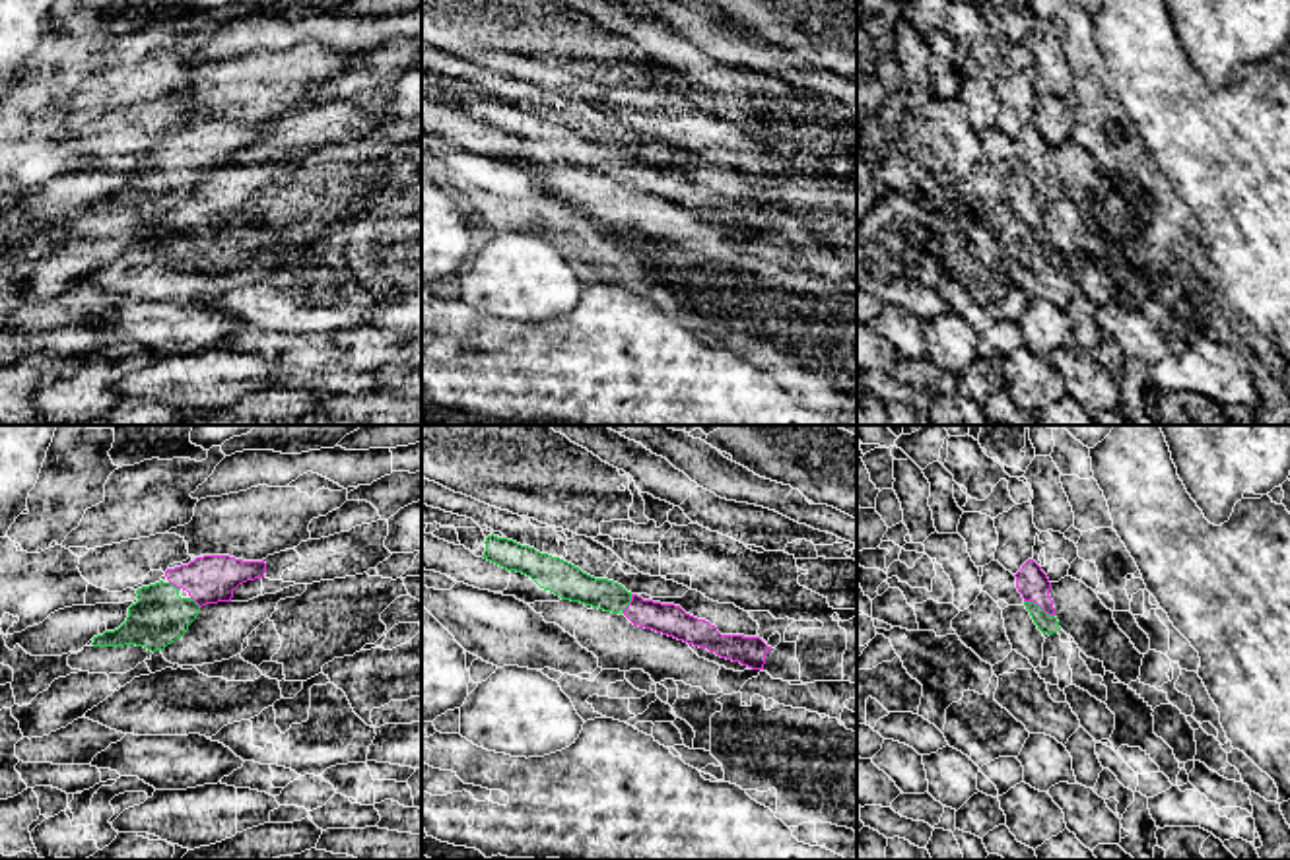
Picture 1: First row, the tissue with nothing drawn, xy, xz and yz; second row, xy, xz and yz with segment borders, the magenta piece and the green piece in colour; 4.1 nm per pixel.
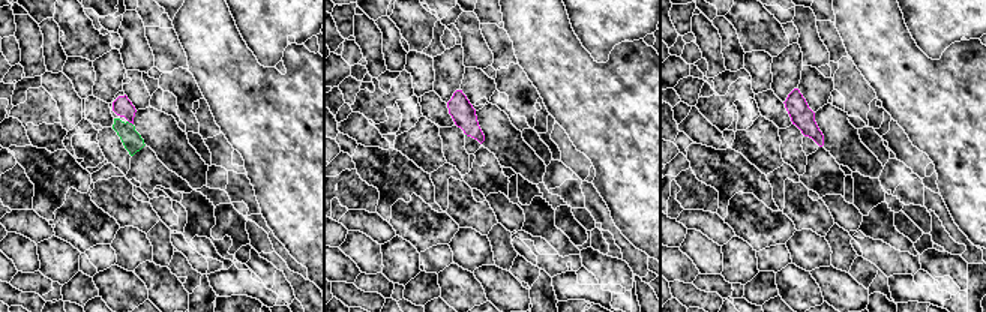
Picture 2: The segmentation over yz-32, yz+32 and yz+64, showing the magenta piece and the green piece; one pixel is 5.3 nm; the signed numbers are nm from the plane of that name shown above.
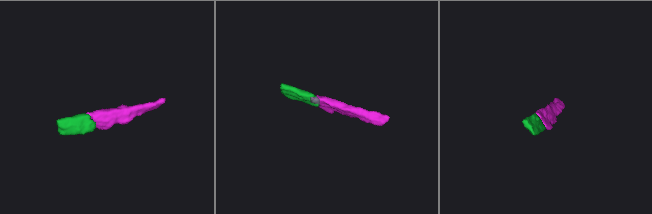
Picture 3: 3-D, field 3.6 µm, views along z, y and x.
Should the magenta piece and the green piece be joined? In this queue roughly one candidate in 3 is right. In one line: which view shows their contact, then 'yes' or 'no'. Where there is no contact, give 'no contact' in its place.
yz | yes

